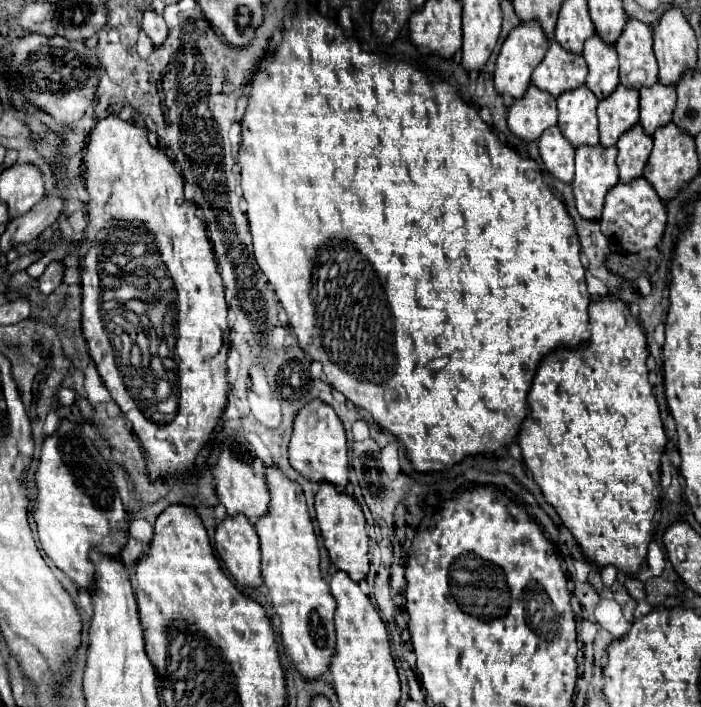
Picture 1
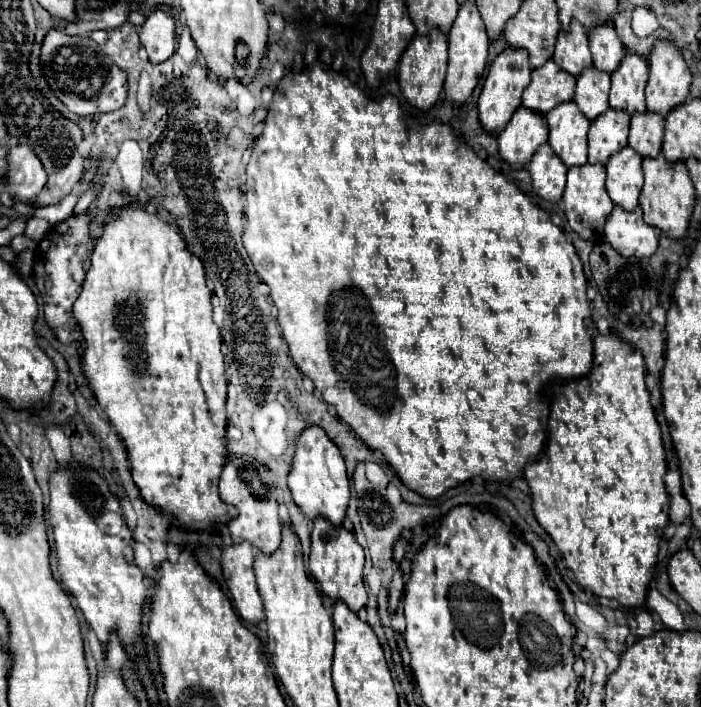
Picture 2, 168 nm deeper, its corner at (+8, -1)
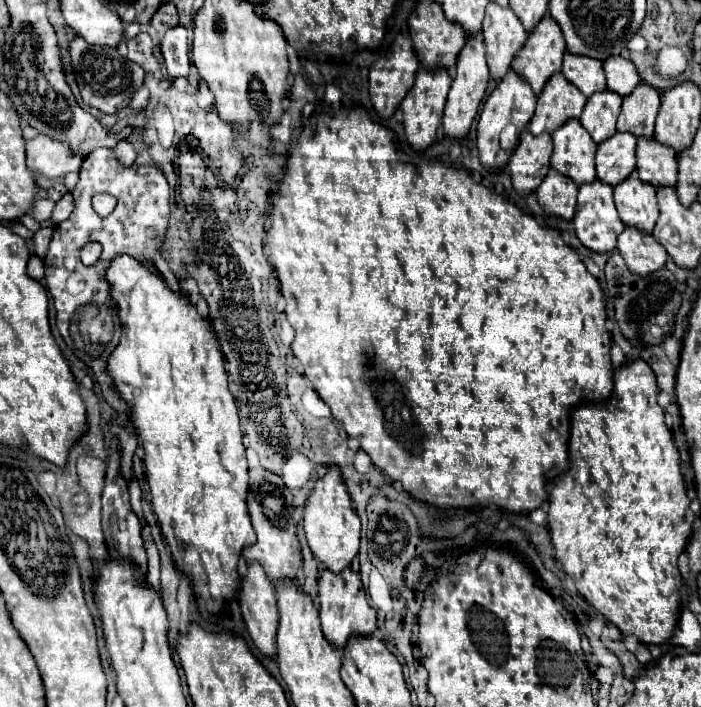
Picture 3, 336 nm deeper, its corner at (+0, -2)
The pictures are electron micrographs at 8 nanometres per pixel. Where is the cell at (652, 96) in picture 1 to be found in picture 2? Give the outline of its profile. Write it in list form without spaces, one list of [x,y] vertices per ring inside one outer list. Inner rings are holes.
[[[638,112],[630,116],[630,136],[628,146],[632,146],[642,156],[656,156],[662,148],[664,118],[658,112]]]

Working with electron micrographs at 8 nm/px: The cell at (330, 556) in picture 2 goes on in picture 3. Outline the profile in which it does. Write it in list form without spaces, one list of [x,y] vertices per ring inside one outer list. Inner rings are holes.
[[[352,569],[342,571],[340,575],[332,575],[332,571],[324,571],[320,577],[320,619],[322,619],[322,631],[324,637],[332,643],[336,649],[344,649],[352,635],[372,635],[376,631],[376,611],[368,605],[360,575]]]

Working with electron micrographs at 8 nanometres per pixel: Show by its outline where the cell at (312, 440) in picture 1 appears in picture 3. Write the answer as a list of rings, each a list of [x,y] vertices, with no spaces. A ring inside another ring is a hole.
[[[326,467],[326,475],[314,483],[314,491],[306,503],[304,531],[312,555],[332,573],[342,573],[350,567],[360,545],[360,519],[352,509],[350,495],[338,467]]]

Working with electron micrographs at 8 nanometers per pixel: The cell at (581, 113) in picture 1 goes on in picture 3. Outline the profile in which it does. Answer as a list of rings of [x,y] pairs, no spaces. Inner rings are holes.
[[[570,119],[562,127],[558,127],[552,133],[552,141],[554,141],[554,153],[550,159],[552,169],[570,177],[576,183],[576,187],[596,181],[594,169],[596,143],[592,143],[588,131],[580,127],[580,121]]]

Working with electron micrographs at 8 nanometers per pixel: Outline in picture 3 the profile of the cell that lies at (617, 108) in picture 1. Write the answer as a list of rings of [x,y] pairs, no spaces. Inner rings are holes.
[[[616,133],[612,139],[598,145],[596,173],[598,179],[616,187],[636,169],[636,137]]]

